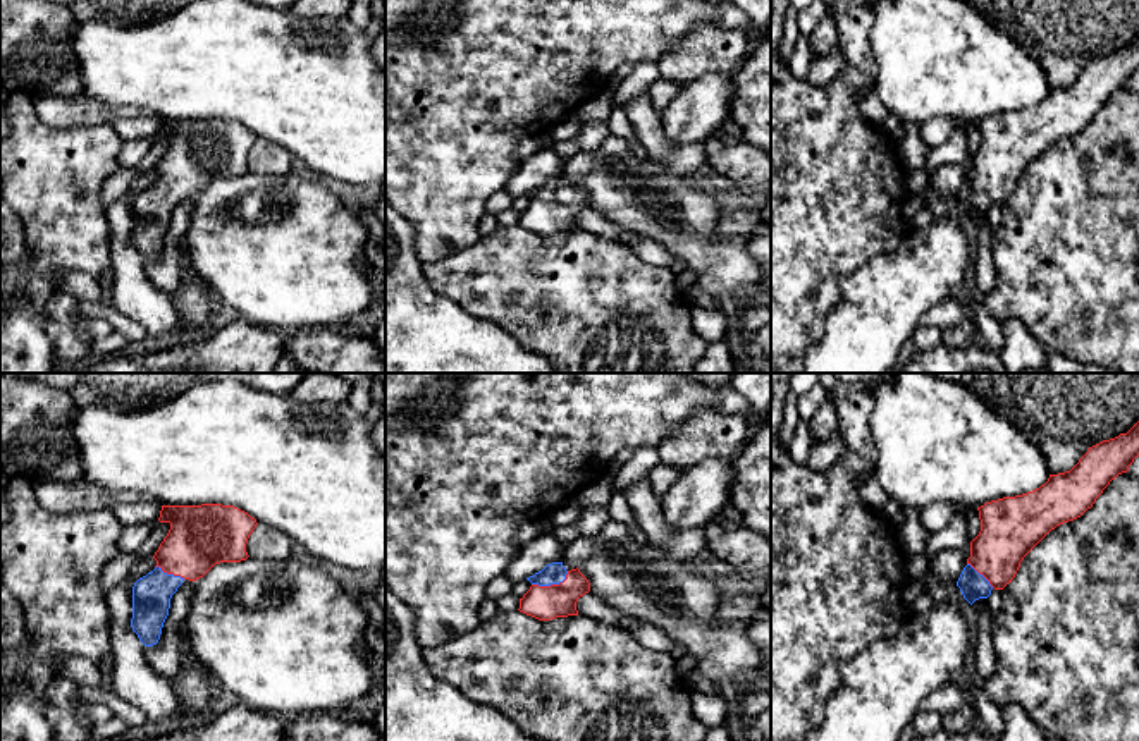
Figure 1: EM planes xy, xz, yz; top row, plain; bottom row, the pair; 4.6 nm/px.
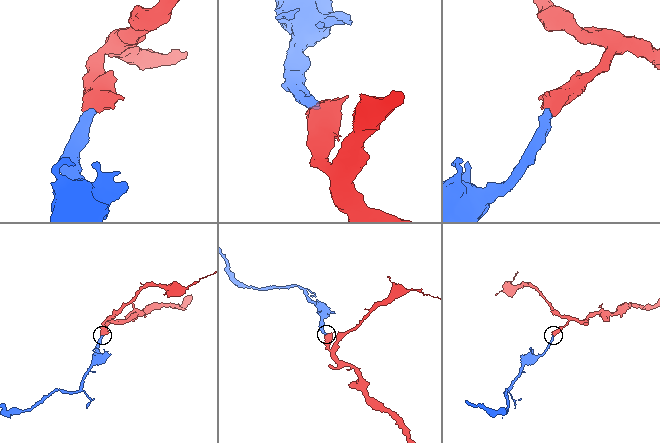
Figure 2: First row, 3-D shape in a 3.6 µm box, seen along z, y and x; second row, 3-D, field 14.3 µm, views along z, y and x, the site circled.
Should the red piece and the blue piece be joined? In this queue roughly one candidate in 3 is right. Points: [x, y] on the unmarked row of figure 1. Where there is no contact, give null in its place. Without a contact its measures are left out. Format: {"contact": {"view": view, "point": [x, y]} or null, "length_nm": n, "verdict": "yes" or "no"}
{"contact": {"view": "xz", "point": [551, 200]}, "length_nm": 190, "verdict": "yes"}

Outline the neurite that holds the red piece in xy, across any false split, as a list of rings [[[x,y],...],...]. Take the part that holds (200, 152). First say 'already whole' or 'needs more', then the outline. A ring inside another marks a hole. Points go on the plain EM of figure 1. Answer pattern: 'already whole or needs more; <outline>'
needs more; [[[222,119],[162,120],[158,136],[169,138],[170,144],[153,170],[157,182],[132,201],[131,242],[145,261],[158,258],[169,230],[170,213],[182,196],[196,196],[220,177],[246,175],[249,172],[246,158],[258,139],[248,127]]]

